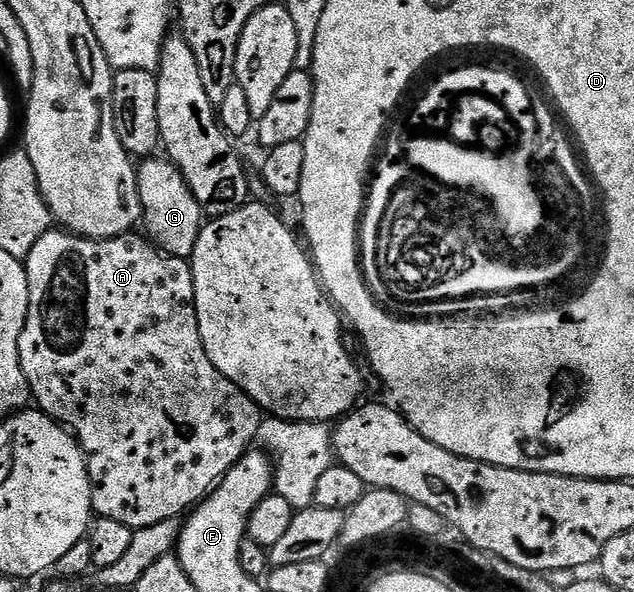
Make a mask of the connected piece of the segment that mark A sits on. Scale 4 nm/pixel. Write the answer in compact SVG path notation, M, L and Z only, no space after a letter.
M52 227L45 235L41 235L41 239L33 243L33 251L29 251L25 262L29 283L29 315L25 319L25 327L19 340L21 371L27 380L30 396L39 404L36 406L42 412L75 434L84 453L87 454L92 510L99 517L117 519L117 523L125 523L125 527L133 531L149 527L153 523L161 523L165 519L179 517L197 506L256 444L258 429L265 418L258 403L229 379L225 379L225 375L221 375L221 371L213 367L209 355L205 355L197 323L190 260L185 257L170 257L168 253L152 244L146 236L138 237L137 234L138 232L132 231L119 237L88 239L77 237L59 227Z

